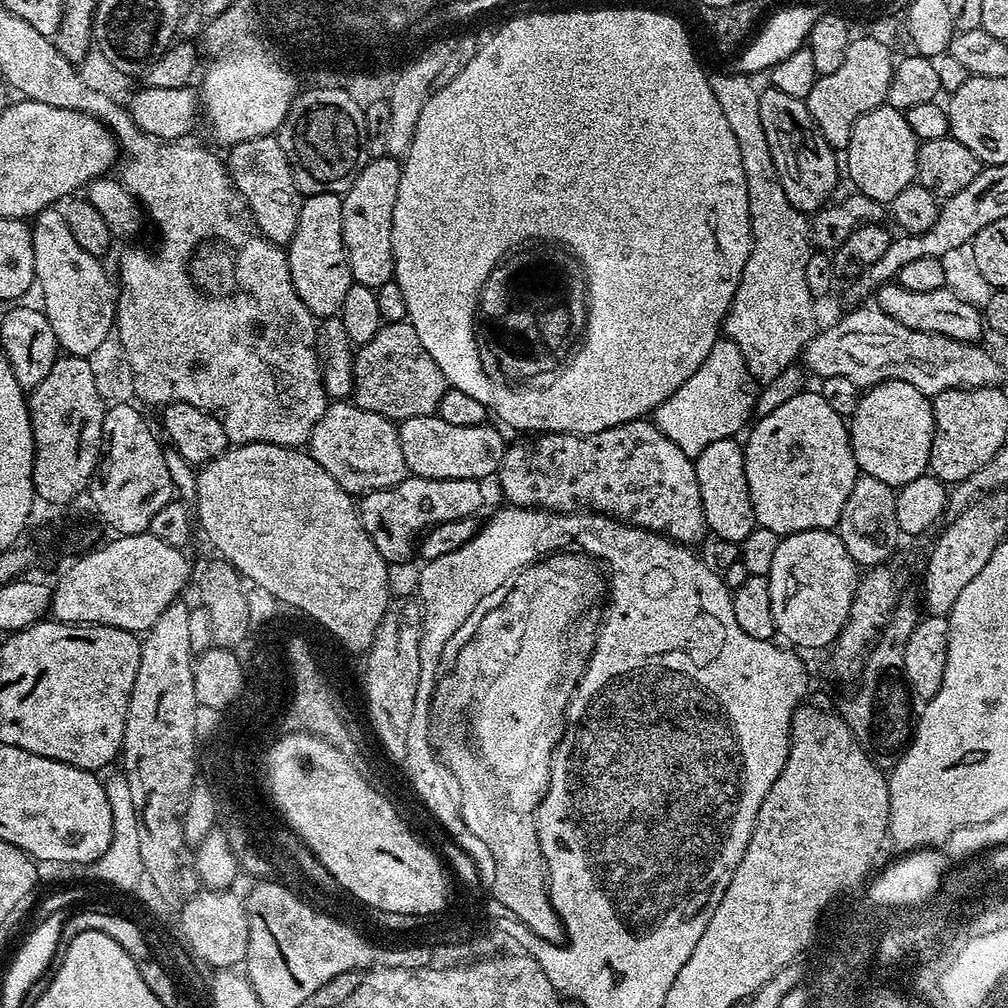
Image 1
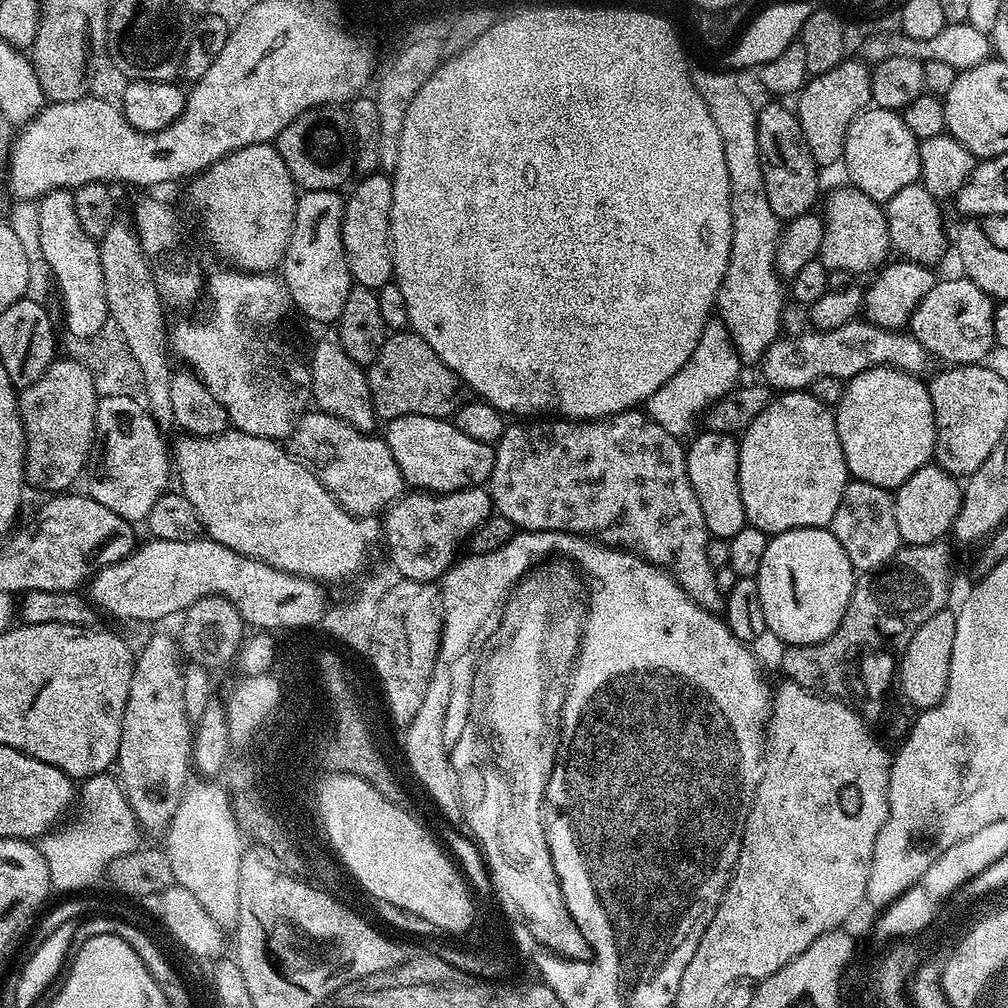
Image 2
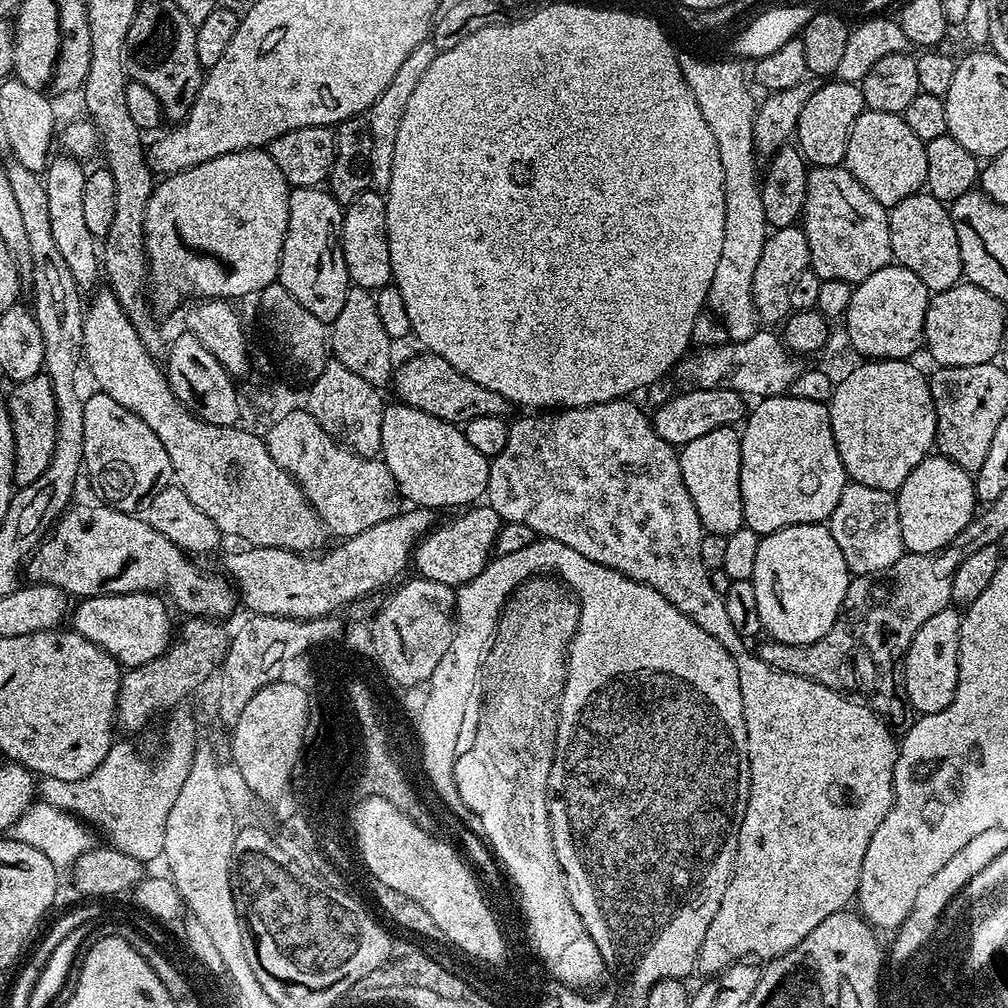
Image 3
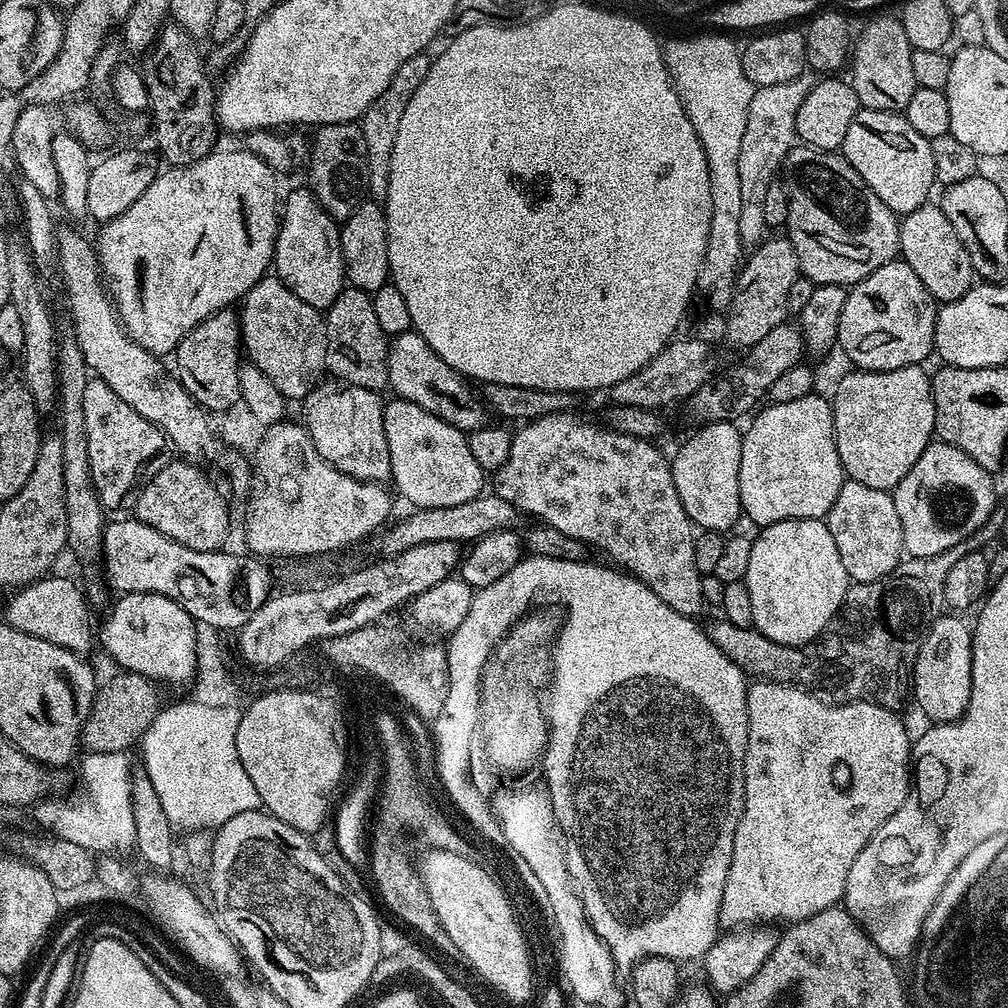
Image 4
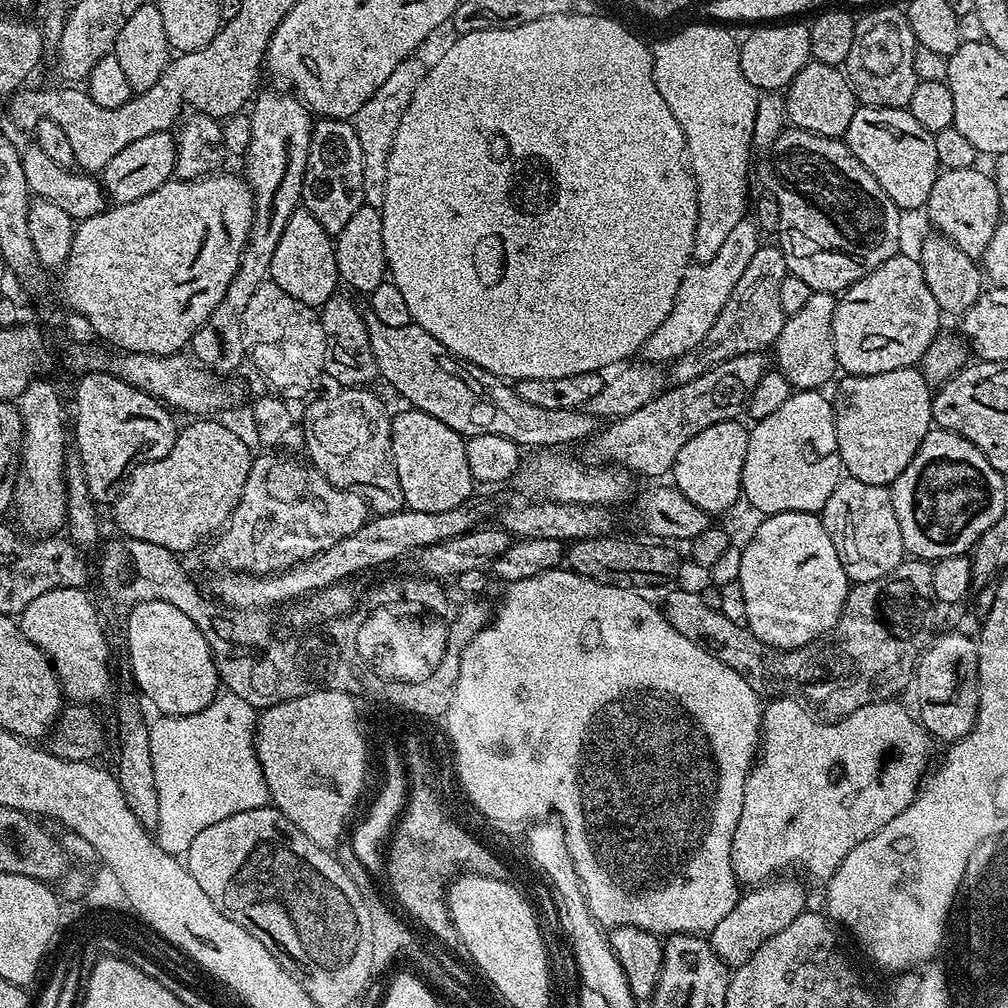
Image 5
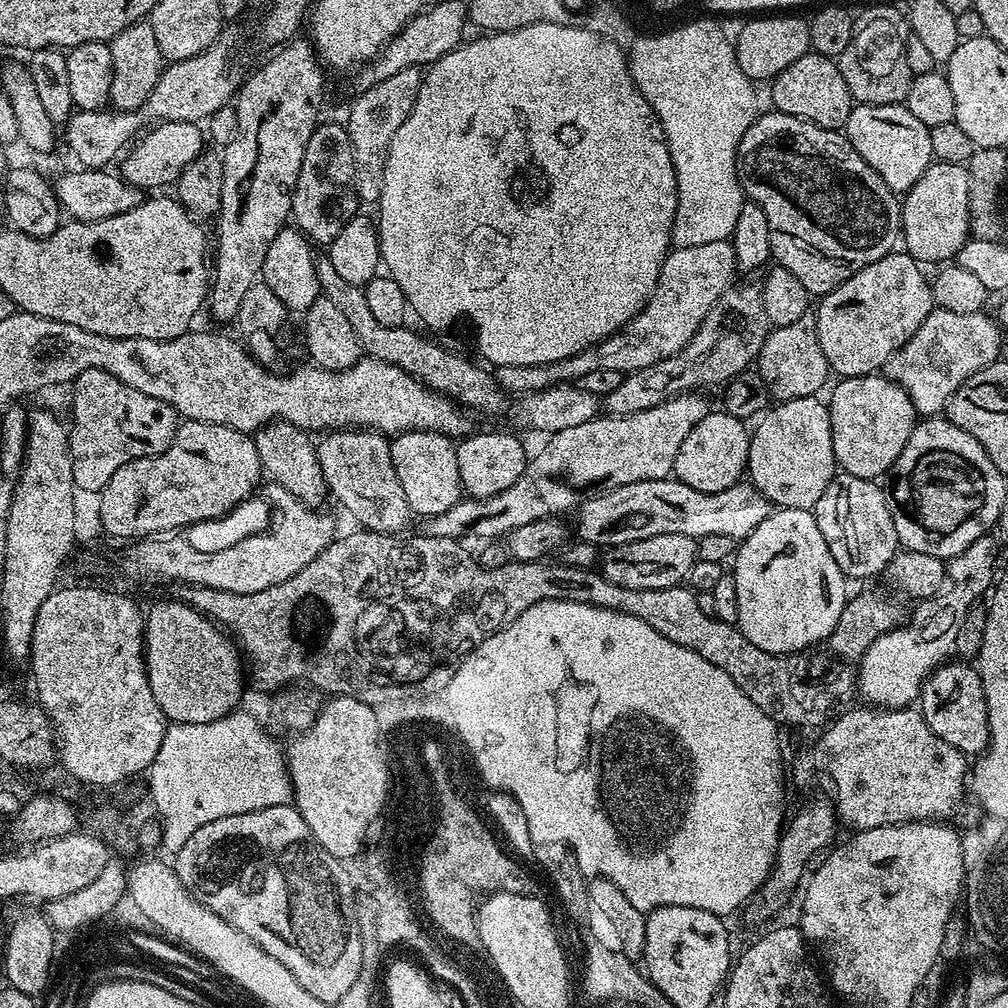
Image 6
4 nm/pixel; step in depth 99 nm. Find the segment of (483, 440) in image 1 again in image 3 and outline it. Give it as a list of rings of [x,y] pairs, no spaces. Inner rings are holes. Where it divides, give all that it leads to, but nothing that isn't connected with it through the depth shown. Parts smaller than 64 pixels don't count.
[[[392,402],[385,407],[384,413],[382,414],[382,442],[380,443],[379,455],[384,461],[384,465],[390,470],[390,474],[394,478],[396,483],[396,489],[400,492],[401,497],[409,505],[418,507],[418,508],[431,508],[433,510],[441,510],[440,508],[456,508],[452,510],[460,510],[465,506],[472,506],[477,503],[476,500],[485,495],[488,491],[488,465],[490,463],[489,457],[478,454],[478,450],[474,450],[474,446],[470,446],[470,442],[466,442],[463,431],[457,425],[448,424],[444,420],[439,420],[434,418],[430,414],[426,414],[422,410],[417,408],[411,408],[405,404],[399,402]]]

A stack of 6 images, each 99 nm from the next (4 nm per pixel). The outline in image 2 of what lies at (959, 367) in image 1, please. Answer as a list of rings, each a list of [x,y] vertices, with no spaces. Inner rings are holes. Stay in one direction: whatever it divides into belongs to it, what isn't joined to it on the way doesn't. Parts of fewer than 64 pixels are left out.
[[[857,318],[838,330],[817,332],[808,330],[805,336],[793,340],[778,338],[766,351],[762,361],[763,383],[775,390],[808,390],[818,378],[838,378],[845,382],[871,368],[901,368],[903,372],[923,373],[924,347],[907,331],[880,328]],[[864,323],[864,324],[863,324]]]

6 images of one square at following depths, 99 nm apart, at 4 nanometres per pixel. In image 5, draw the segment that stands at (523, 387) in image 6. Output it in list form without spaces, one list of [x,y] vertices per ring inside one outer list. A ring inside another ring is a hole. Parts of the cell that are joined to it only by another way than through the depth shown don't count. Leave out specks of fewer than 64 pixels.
[[[745,216],[737,226],[734,226],[733,230],[730,230],[729,237],[726,238],[722,249],[718,250],[714,258],[694,262],[688,266],[684,271],[682,282],[679,283],[678,294],[675,295],[674,306],[670,314],[643,346],[642,354],[647,361],[668,364],[696,348],[698,342],[713,326],[727,298],[730,298],[734,286],[738,284],[739,278],[742,278],[747,263],[760,247],[758,234],[760,235],[760,228],[755,219]]]

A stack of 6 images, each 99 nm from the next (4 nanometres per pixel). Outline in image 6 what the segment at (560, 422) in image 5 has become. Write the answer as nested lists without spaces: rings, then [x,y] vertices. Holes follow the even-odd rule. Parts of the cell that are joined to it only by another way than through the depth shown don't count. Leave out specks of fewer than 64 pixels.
[[[328,255],[316,256],[316,273],[320,295],[330,298],[330,302],[334,302],[338,310],[342,310],[342,314],[350,322],[350,327],[354,329],[354,334],[358,334],[358,342],[367,355],[406,370],[406,374],[410,374],[415,380],[421,380],[425,388],[441,392],[448,399],[455,400],[469,413],[481,412],[484,416],[503,414],[508,401],[510,404],[509,397],[487,367],[479,368],[474,361],[467,360],[466,357],[459,356],[458,353],[451,352],[450,349],[443,348],[432,340],[427,340],[423,336],[425,335],[423,331],[415,332],[414,329],[408,328],[409,326],[398,328],[382,326],[382,322],[375,320],[370,305],[366,303],[363,287],[354,282],[346,282],[346,278],[341,278]]]

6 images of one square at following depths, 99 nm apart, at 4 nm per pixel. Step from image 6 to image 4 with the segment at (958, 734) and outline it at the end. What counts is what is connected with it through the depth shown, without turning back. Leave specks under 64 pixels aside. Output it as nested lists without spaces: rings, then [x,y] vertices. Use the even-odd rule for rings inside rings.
[[[941,614],[928,627],[912,667],[912,683],[916,704],[929,716],[929,721],[948,724],[959,720],[970,702],[972,689],[972,628],[964,625],[956,614]]]

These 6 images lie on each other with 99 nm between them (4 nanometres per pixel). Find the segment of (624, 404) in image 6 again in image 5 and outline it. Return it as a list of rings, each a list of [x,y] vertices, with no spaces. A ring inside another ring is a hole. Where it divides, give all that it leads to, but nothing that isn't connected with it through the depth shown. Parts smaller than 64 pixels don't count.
[[[760,246],[747,263],[742,278],[739,278],[738,284],[734,286],[730,298],[727,298],[706,336],[698,342],[696,348],[685,356],[678,357],[671,365],[671,379],[673,376],[676,384],[685,384],[730,358],[771,349],[778,334],[782,334],[782,326],[786,319],[782,306],[778,306],[778,286],[782,286],[782,278],[787,275],[789,270],[786,258],[780,253],[779,247]]]

